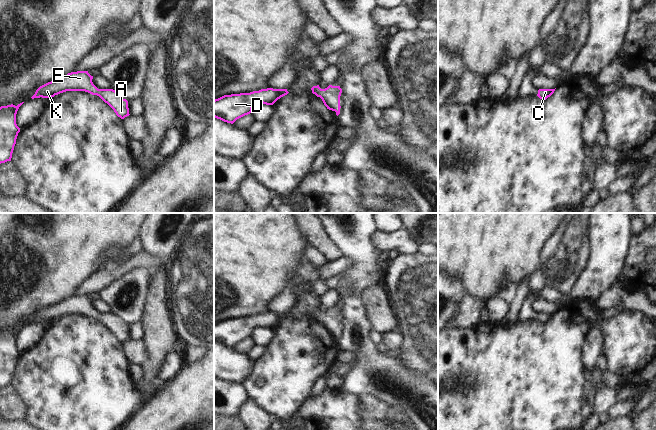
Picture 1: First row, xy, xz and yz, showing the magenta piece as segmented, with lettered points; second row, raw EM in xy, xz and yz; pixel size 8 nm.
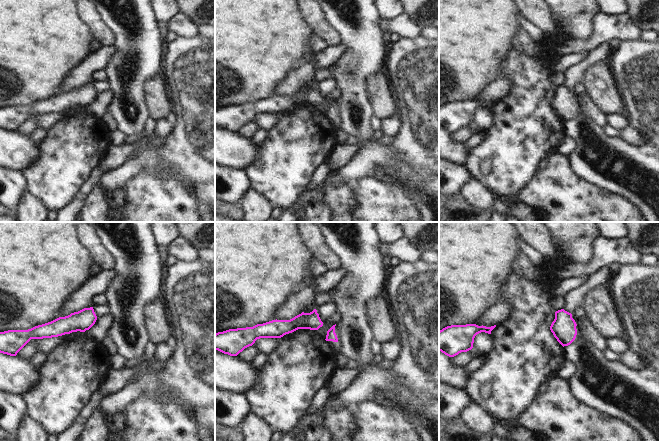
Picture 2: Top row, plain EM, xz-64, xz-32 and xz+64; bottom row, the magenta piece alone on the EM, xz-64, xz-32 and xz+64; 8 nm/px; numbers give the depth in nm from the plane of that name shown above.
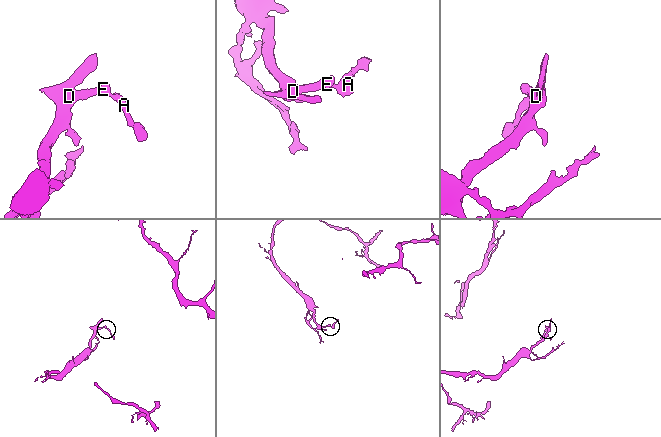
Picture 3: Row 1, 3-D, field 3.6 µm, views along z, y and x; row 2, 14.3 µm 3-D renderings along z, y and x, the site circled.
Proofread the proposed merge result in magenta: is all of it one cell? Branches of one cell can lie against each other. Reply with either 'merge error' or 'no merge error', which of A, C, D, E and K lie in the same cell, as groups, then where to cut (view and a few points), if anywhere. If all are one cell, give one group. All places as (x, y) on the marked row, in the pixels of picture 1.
no merge error; A C D E K; no cut

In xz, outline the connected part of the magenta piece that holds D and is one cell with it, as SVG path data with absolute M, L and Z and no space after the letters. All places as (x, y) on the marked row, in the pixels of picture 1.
M267 88L250 93L224 95L214 100L214 117L233 124L237 119L250 114L254 105L273 105L288 93L287 89Z

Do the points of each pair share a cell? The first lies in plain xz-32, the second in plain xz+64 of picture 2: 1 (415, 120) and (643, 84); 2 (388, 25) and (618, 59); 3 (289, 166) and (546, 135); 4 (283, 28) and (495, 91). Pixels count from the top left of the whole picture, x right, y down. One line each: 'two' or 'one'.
1: one
2: two
3: one
4: two

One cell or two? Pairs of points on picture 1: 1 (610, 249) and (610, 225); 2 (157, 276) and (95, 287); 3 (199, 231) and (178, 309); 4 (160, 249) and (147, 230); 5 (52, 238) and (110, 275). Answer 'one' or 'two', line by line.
1: one
2: two
3: one
4: one
5: two

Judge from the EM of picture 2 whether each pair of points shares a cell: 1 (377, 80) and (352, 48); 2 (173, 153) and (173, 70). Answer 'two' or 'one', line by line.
1: two
2: one

